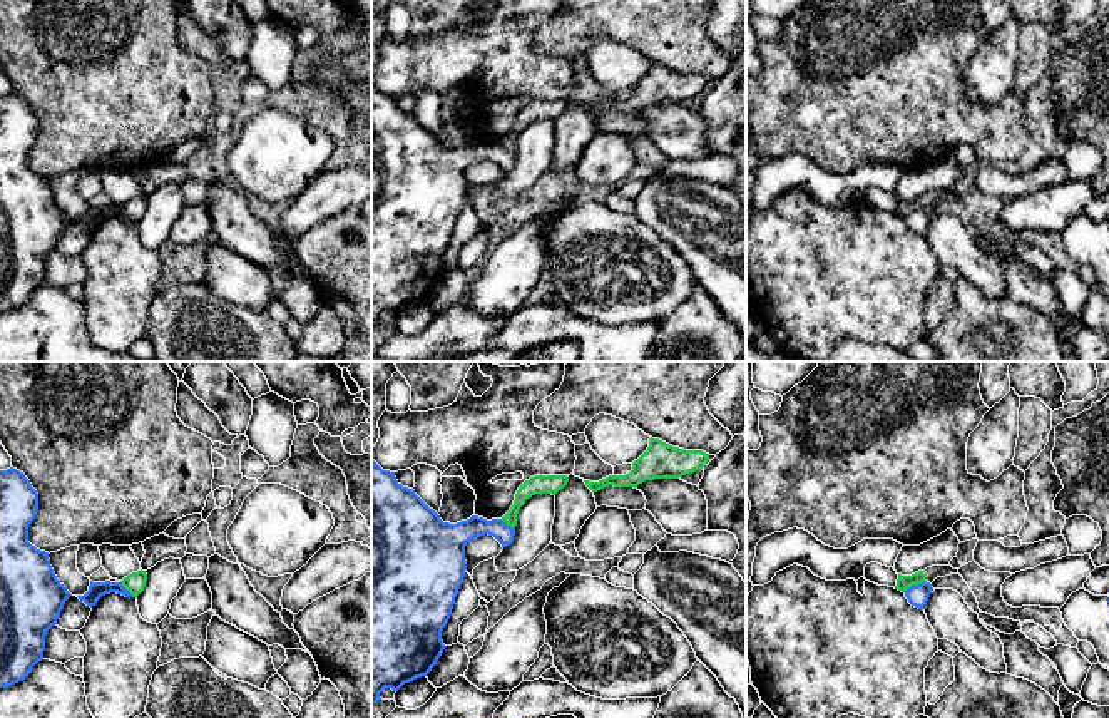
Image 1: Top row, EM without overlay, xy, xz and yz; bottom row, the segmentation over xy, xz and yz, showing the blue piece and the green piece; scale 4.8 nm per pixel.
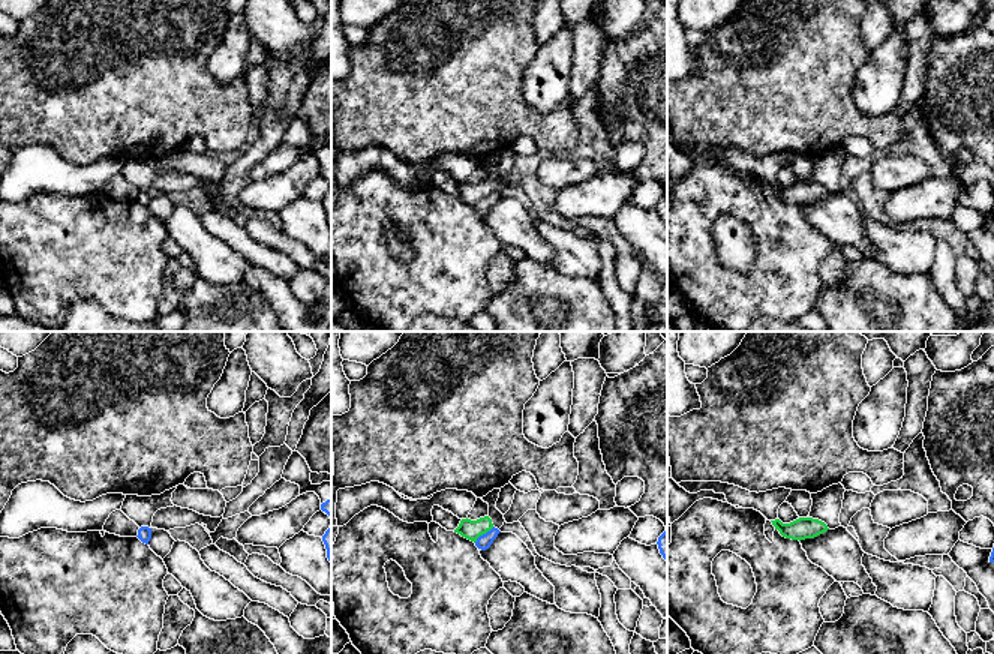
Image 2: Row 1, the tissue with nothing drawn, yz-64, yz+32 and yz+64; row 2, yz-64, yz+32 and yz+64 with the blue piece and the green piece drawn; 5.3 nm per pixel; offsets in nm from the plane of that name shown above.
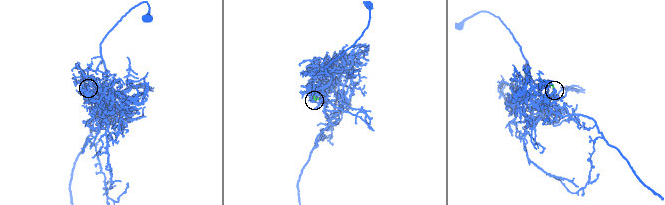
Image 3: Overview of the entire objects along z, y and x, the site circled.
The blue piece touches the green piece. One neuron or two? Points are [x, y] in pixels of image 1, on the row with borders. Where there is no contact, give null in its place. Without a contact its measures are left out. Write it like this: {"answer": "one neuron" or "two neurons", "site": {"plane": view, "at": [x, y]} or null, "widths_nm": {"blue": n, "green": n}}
{"answer": "two neurons", "site": {"plane": "yz", "at": [914, 586]}, "widths_nm": {"blue": 100, "green": 70}}

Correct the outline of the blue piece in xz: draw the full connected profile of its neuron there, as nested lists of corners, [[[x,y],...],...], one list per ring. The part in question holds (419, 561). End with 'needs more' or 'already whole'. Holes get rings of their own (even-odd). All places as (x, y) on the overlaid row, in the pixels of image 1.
[[[371,457],[371,705],[381,700],[385,688],[398,691],[437,664],[447,648],[442,631],[467,571],[465,546],[485,534],[507,547],[515,529],[502,519],[478,515],[443,522],[413,489],[396,480],[395,472],[383,470]]] | already whole

